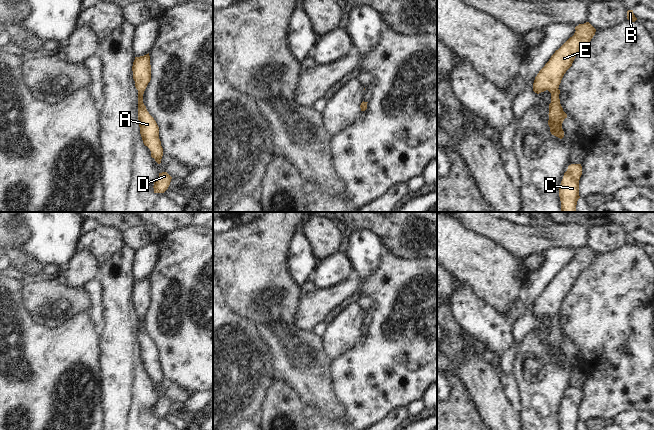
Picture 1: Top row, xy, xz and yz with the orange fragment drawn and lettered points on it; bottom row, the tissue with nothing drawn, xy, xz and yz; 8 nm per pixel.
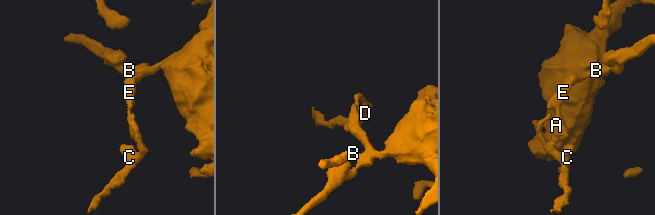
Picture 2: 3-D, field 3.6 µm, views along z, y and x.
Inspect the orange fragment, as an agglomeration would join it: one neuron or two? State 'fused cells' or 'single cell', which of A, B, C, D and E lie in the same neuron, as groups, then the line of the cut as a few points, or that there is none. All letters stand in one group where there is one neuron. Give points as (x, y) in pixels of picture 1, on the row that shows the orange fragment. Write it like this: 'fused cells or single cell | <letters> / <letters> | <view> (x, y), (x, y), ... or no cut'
single cell | A B C D E | no cut

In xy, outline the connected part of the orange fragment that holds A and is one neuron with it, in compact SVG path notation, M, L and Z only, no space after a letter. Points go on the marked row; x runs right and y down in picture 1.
M149 53L144 56L135 57L132 71L135 87L138 90L138 120L140 134L144 145L151 151L151 157L160 164L163 156L163 148L159 139L159 127L143 103L144 91L151 80Z

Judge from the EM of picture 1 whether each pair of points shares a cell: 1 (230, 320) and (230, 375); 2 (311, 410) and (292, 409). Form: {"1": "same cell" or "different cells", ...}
{"1": "same cell", "2": "different cells"}

